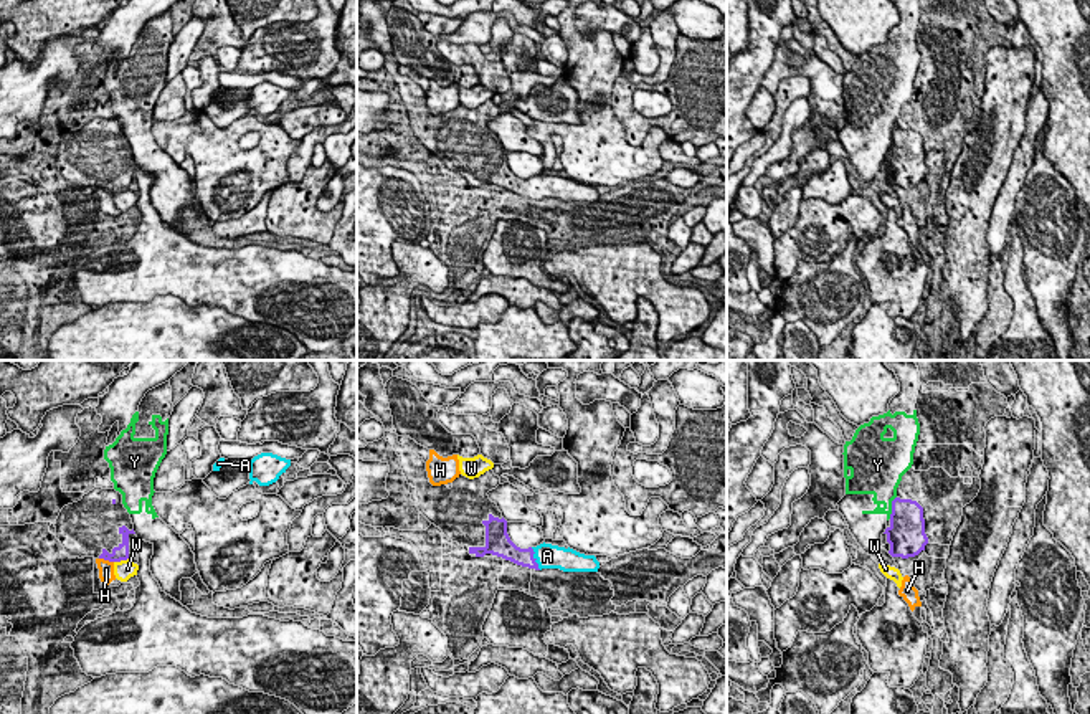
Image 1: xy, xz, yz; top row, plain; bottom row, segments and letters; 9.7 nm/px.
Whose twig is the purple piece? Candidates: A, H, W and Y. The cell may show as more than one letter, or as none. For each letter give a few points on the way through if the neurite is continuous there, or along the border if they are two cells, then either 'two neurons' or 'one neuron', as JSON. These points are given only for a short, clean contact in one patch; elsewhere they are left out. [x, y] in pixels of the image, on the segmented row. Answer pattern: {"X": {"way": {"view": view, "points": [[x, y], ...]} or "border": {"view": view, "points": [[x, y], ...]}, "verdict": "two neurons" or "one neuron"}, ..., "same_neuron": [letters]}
{"A": {"way": {"view": "xz", "points": [[524, 557], [535, 559], [547, 556]]}, "verdict": "one neuron"}, "H": {"border": {"view": "xy", "points": [[99, 557], [113, 562]]}, "verdict": "two neurons"}, "W": {"border": {"view": "xy", "points": [[127, 557], [114, 562]]}, "verdict": "two neurons"}, "Y": {"border": {"view": "yz", "points": [[895, 496], [889, 518]]}, "verdict": "two neurons"}, "same_neuron": ["A"]}

